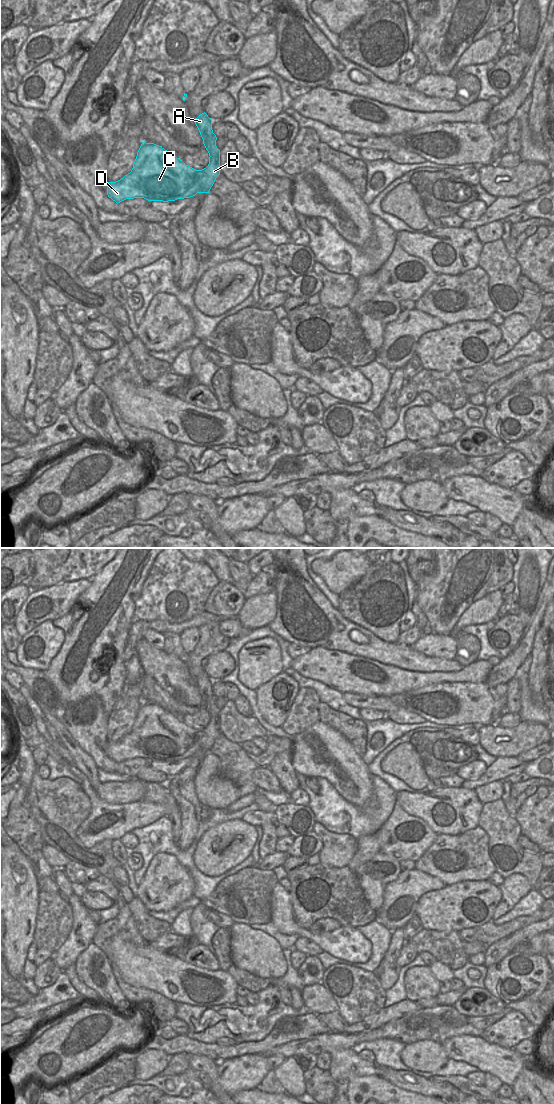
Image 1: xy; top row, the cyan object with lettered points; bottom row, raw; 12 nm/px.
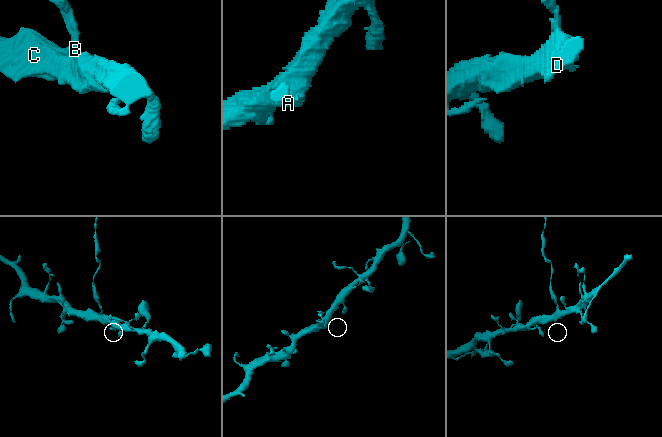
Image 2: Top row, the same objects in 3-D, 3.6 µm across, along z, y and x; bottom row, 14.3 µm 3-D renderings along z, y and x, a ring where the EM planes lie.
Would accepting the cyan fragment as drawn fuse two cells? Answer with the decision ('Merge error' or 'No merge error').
Merge error

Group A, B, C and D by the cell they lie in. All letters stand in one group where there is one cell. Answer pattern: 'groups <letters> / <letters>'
groups A / B C D

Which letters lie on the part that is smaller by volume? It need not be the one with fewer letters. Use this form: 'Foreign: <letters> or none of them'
Foreign: A

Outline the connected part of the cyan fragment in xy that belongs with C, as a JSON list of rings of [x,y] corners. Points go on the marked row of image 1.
[[[142,142],[131,172],[116,182],[107,182],[107,195],[117,204],[134,198],[144,198],[148,201],[175,201],[193,197],[197,193],[209,193],[219,175],[220,156],[209,157],[208,166],[202,170],[196,170],[162,146]]]

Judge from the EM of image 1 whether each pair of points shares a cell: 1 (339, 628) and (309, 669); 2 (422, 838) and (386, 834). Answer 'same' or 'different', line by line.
1: different
2: same

